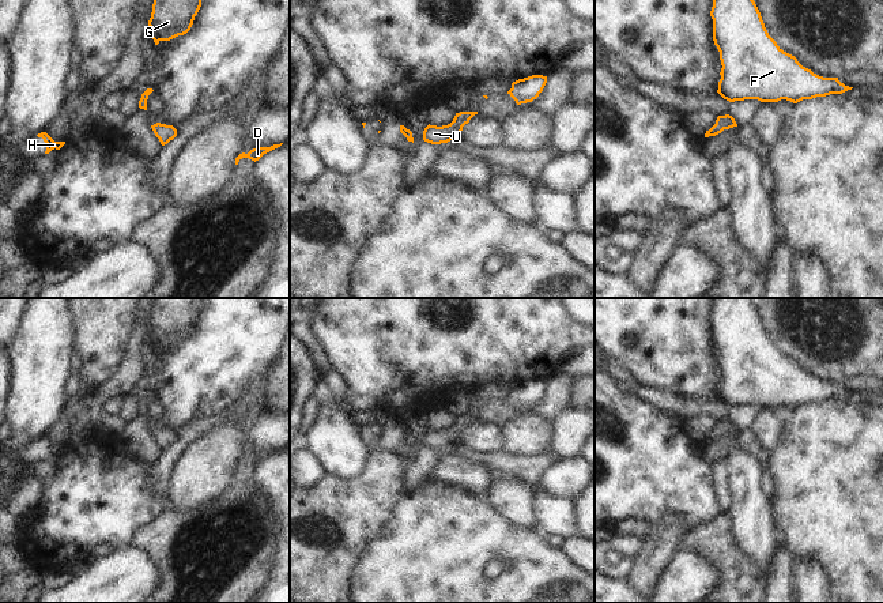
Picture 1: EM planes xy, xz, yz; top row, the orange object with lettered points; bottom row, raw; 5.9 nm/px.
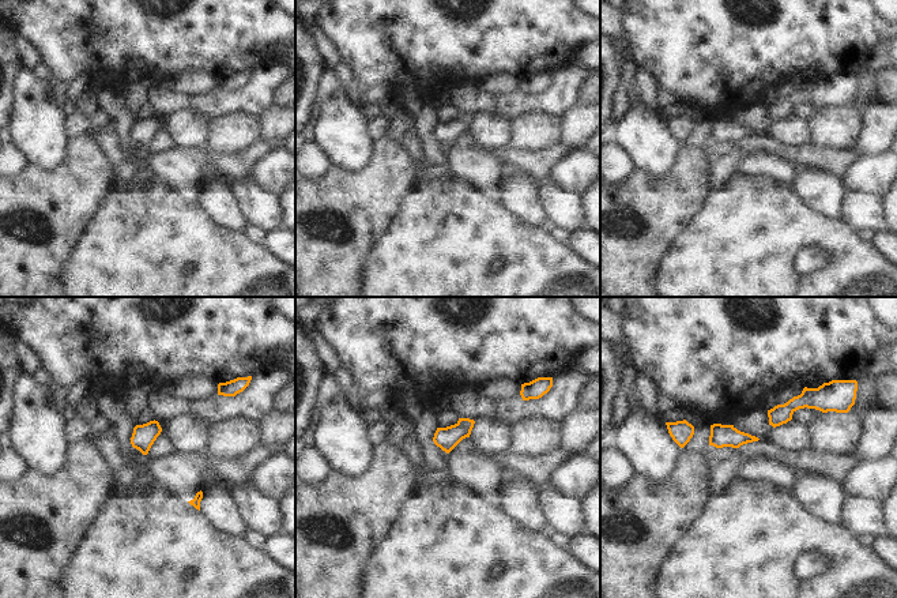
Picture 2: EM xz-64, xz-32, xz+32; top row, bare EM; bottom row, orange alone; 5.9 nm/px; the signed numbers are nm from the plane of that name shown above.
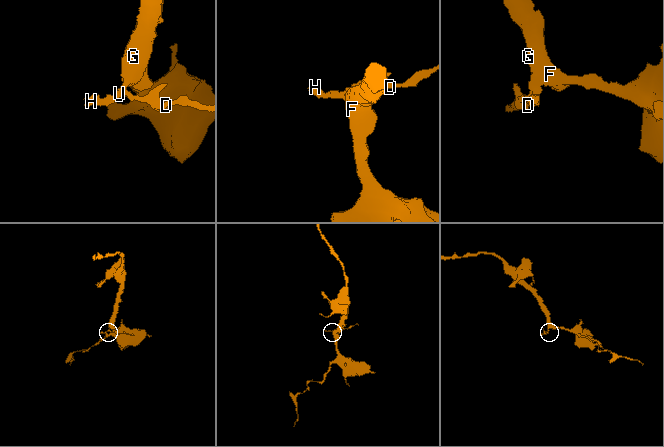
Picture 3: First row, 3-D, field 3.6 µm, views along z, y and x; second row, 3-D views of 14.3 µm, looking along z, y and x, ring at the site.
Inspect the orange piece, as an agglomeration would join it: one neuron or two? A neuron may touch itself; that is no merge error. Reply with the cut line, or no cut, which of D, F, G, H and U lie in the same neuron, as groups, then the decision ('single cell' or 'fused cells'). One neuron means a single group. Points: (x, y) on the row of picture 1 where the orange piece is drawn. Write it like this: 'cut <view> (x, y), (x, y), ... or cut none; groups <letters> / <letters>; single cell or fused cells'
cut none; groups D F G H U; single cell

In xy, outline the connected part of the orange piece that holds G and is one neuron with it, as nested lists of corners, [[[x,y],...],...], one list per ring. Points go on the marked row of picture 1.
[[[154,0],[148,34],[155,45],[186,34],[201,7],[201,0]]]

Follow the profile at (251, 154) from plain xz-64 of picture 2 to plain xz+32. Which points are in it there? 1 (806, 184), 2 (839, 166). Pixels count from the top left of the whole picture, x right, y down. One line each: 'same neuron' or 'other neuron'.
1: other neuron
2: same neuron

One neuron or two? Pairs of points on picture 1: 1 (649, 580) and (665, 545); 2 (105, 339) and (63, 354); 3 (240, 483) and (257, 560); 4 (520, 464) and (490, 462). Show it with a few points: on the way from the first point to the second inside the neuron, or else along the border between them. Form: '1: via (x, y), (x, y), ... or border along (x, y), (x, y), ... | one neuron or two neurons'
1: via (649, 572), (649, 565), (657, 553) | one neuron
2: border along (75, 316), (76, 349) | two neurons
3: via (240, 502), (245, 511), (245, 541) | one neuron
4: via (513, 464), (497, 462) | one neuron

